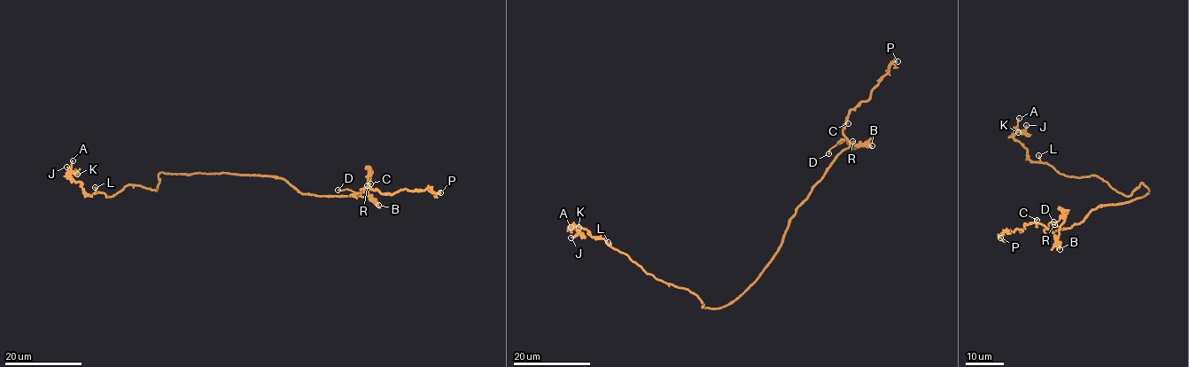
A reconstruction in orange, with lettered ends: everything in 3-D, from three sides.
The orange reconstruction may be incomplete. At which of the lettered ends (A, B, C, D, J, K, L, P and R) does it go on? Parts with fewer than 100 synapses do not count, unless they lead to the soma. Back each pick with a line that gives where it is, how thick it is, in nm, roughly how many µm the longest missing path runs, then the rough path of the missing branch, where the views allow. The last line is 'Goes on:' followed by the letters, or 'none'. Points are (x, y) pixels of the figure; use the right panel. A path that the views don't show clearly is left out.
P: (1000, 238) | 440 nm | 80 µm
Goes on: P

